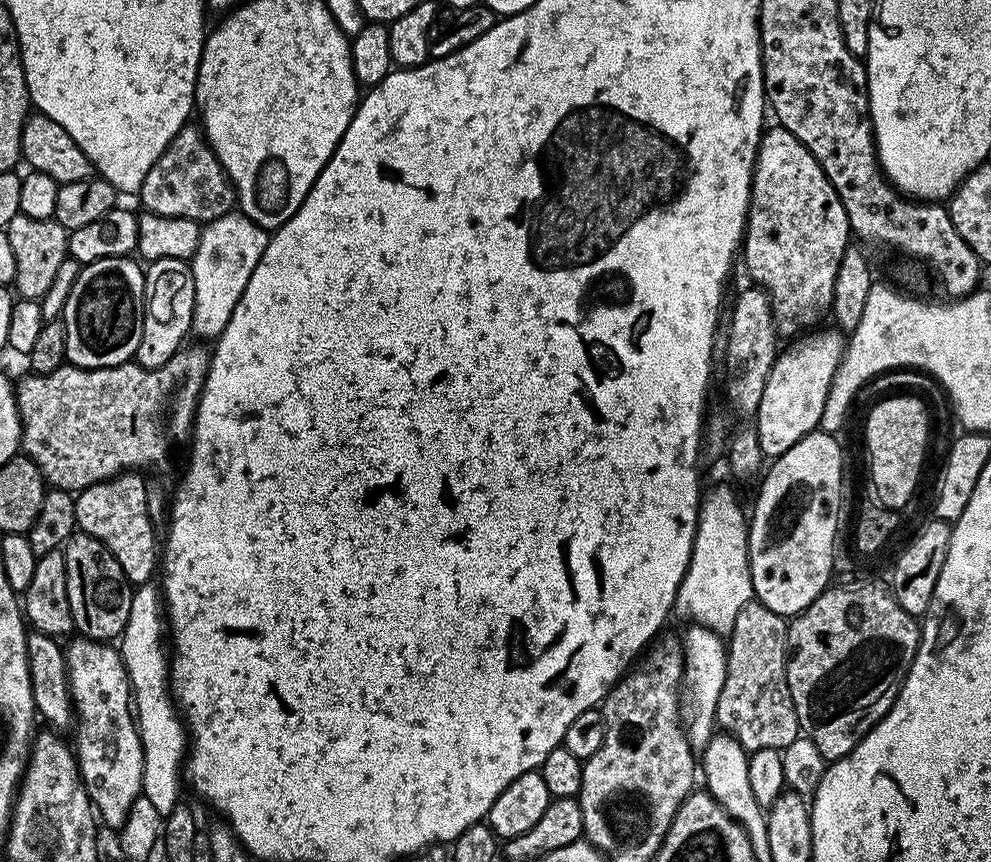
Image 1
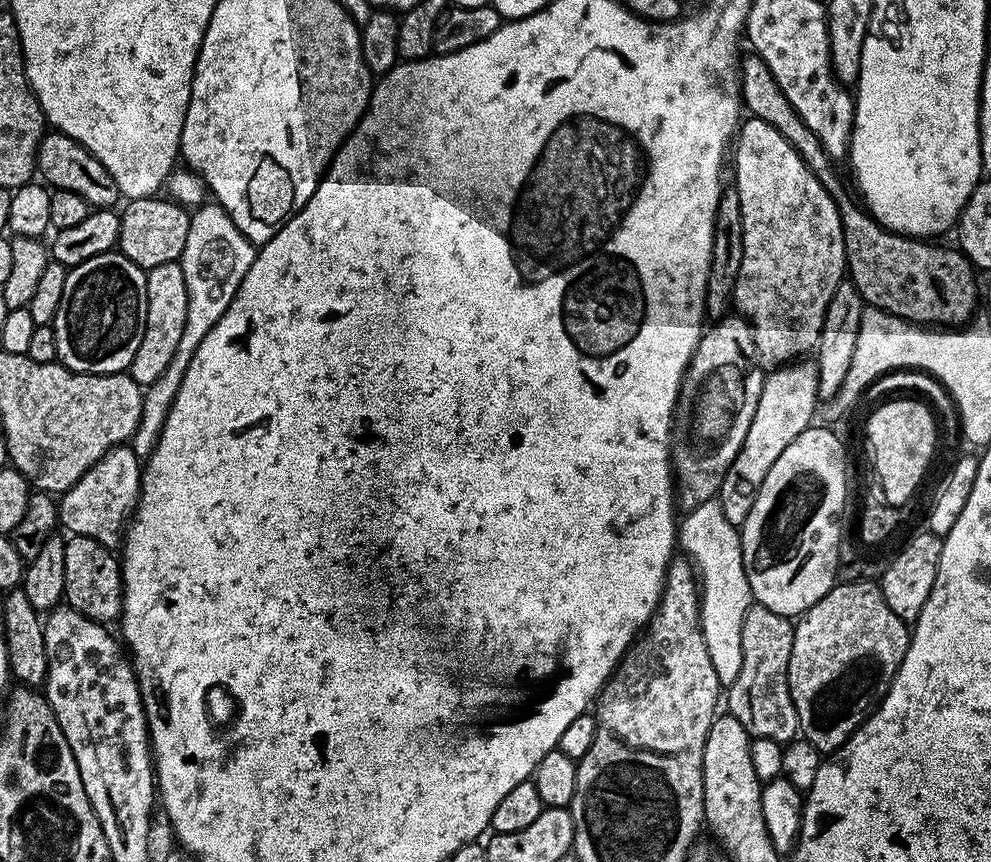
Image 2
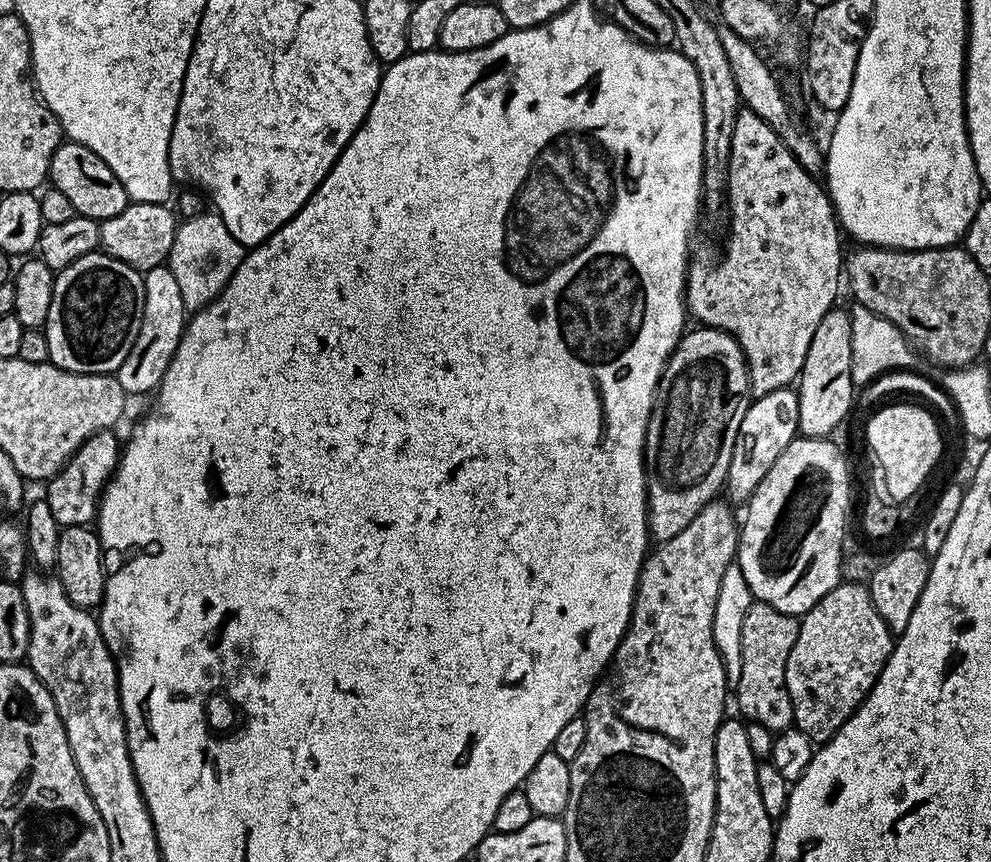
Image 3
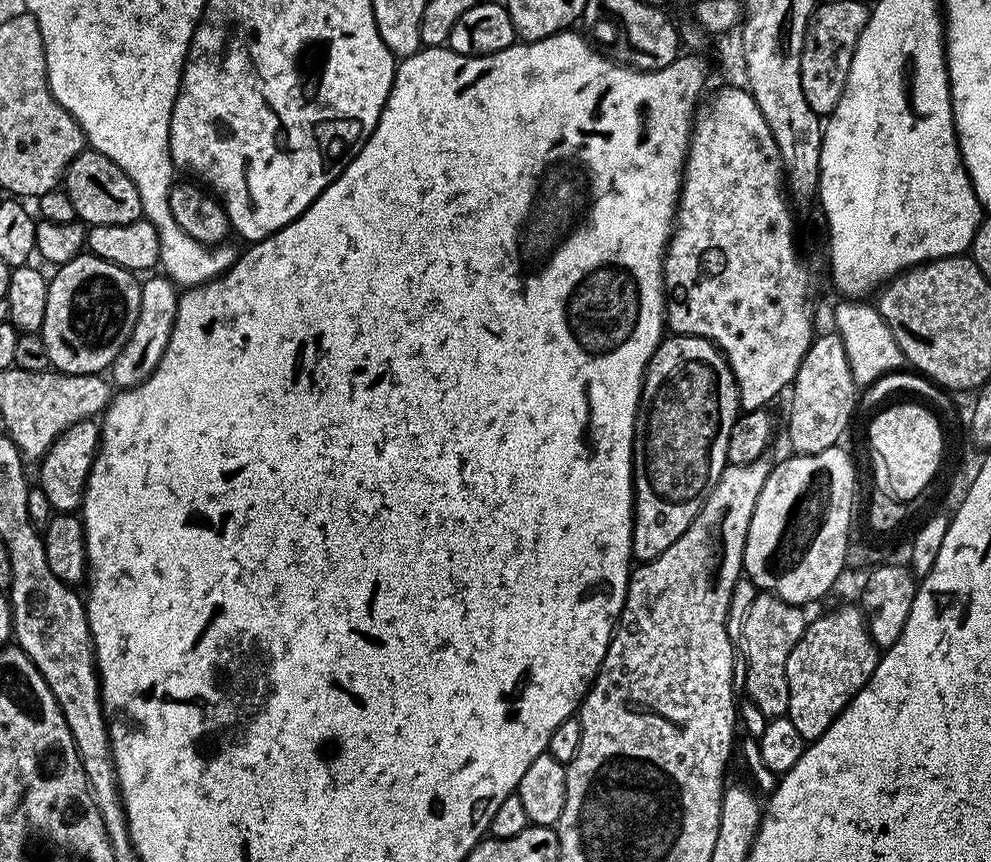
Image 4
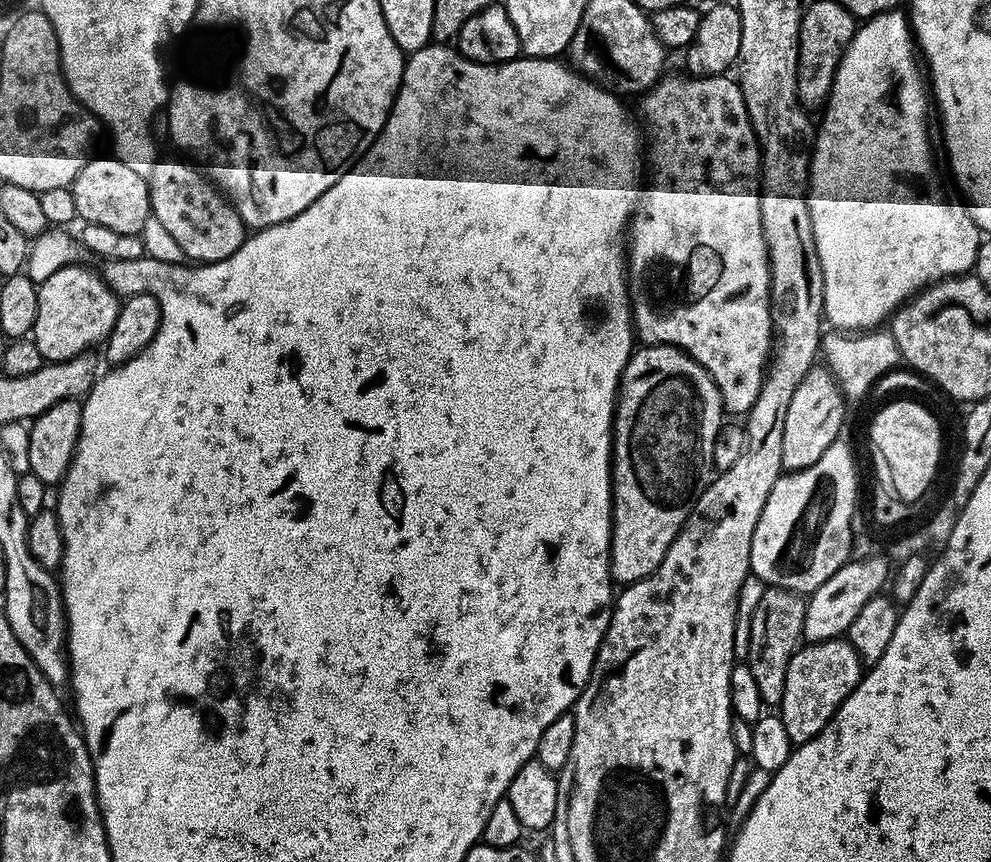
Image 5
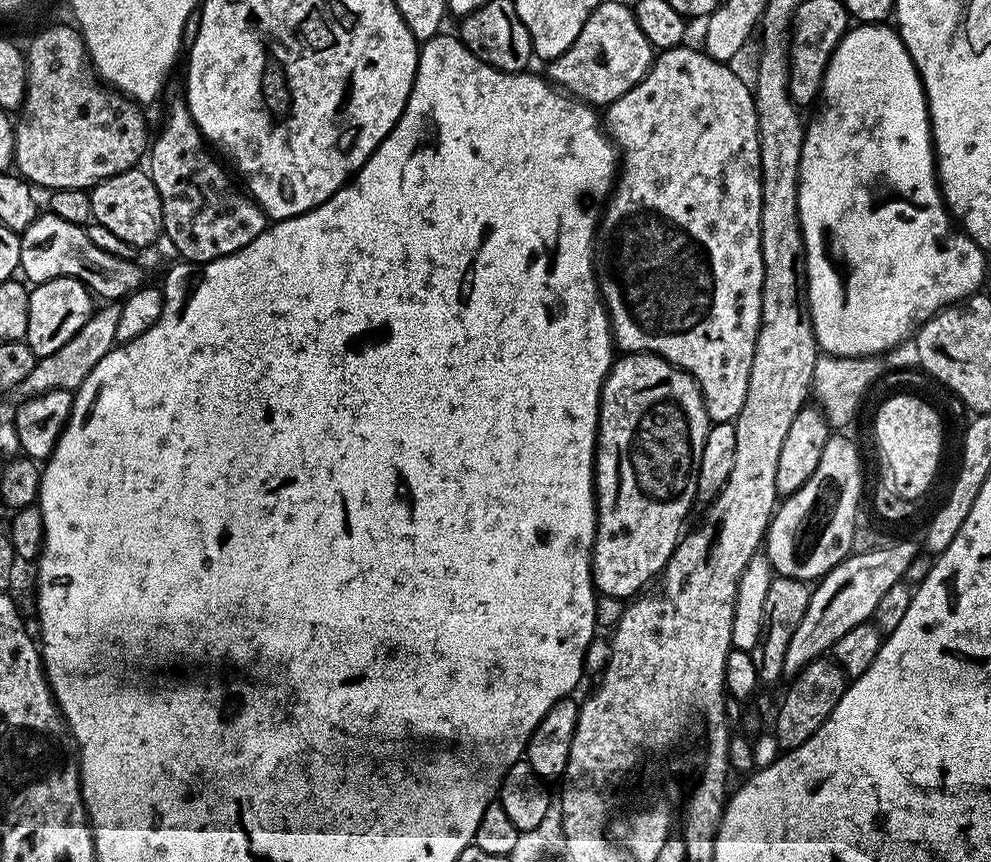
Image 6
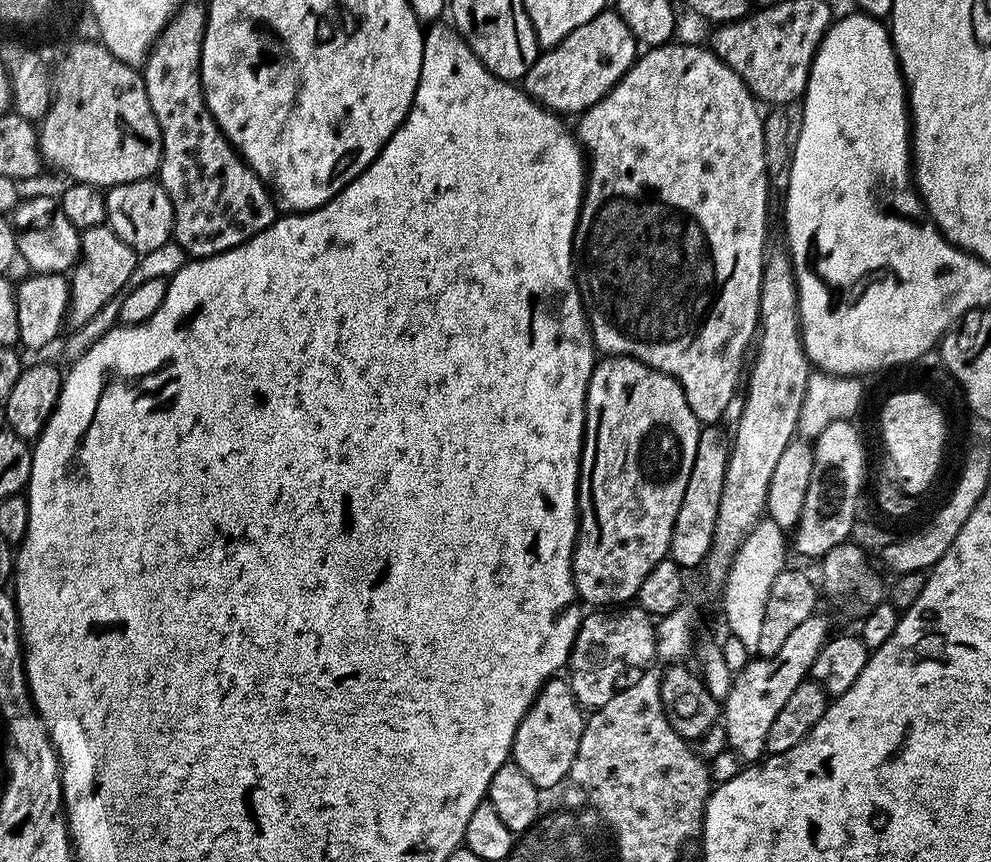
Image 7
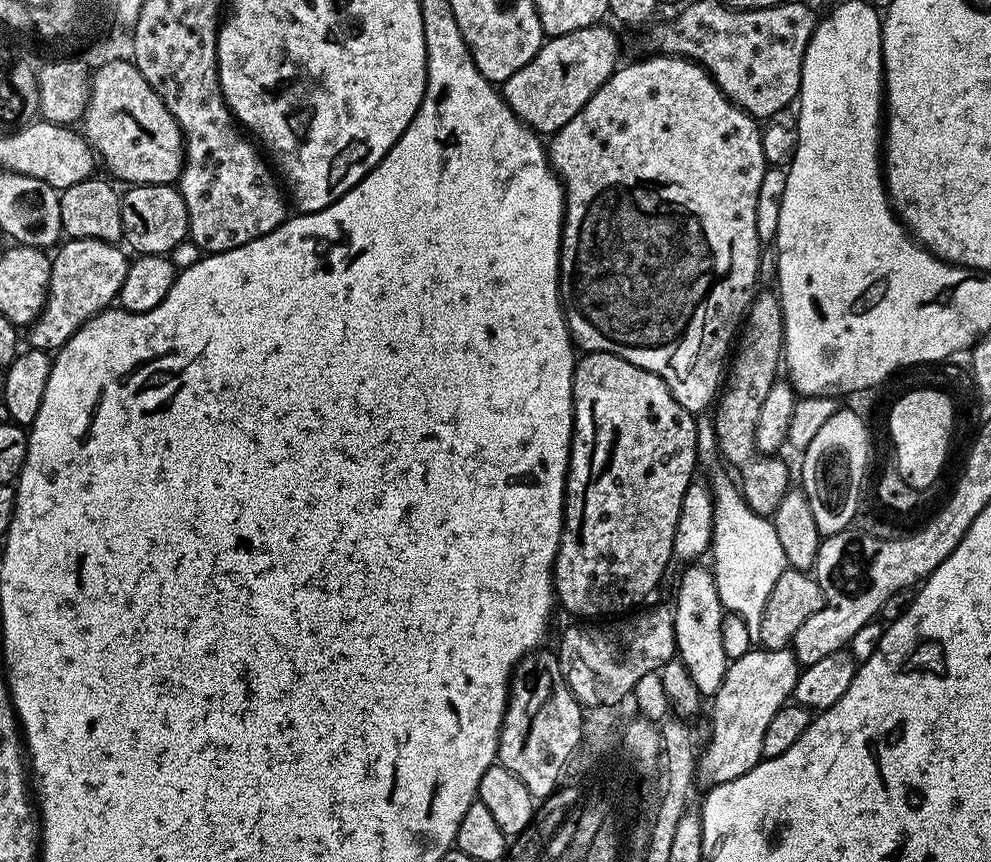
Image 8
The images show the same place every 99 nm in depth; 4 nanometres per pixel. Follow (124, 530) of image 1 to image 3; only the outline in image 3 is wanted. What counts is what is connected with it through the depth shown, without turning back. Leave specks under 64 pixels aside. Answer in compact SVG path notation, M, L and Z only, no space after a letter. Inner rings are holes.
M112 430L95 432L87 442L64 464L64 469L57 476L47 481L46 499L50 506L50 514L60 523L61 528L70 526L91 525L96 513L100 511L100 496L108 481L112 479L116 464L120 461L122 440Z

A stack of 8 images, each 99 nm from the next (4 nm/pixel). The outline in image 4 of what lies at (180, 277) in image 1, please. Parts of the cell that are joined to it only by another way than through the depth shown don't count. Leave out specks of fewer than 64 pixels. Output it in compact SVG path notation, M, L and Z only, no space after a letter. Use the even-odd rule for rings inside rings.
M164 274L149 275L141 283L138 320L134 322L132 337L128 339L126 346L122 346L118 358L114 358L110 369L111 383L117 389L123 390L140 384L158 366L166 350L166 342L170 342L170 330L174 326L177 299L177 285Z

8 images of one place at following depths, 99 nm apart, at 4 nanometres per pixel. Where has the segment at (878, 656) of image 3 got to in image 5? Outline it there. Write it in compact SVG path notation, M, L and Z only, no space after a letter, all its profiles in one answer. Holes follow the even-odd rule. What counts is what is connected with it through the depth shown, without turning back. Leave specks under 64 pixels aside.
M847 638L834 640L817 640L805 643L797 648L790 658L790 666L786 670L786 690L782 690L782 702L778 706L778 715L786 726L786 733L793 745L810 742L830 722L830 718L842 706L842 702L858 686L862 675L862 665L854 646L850 646Z

